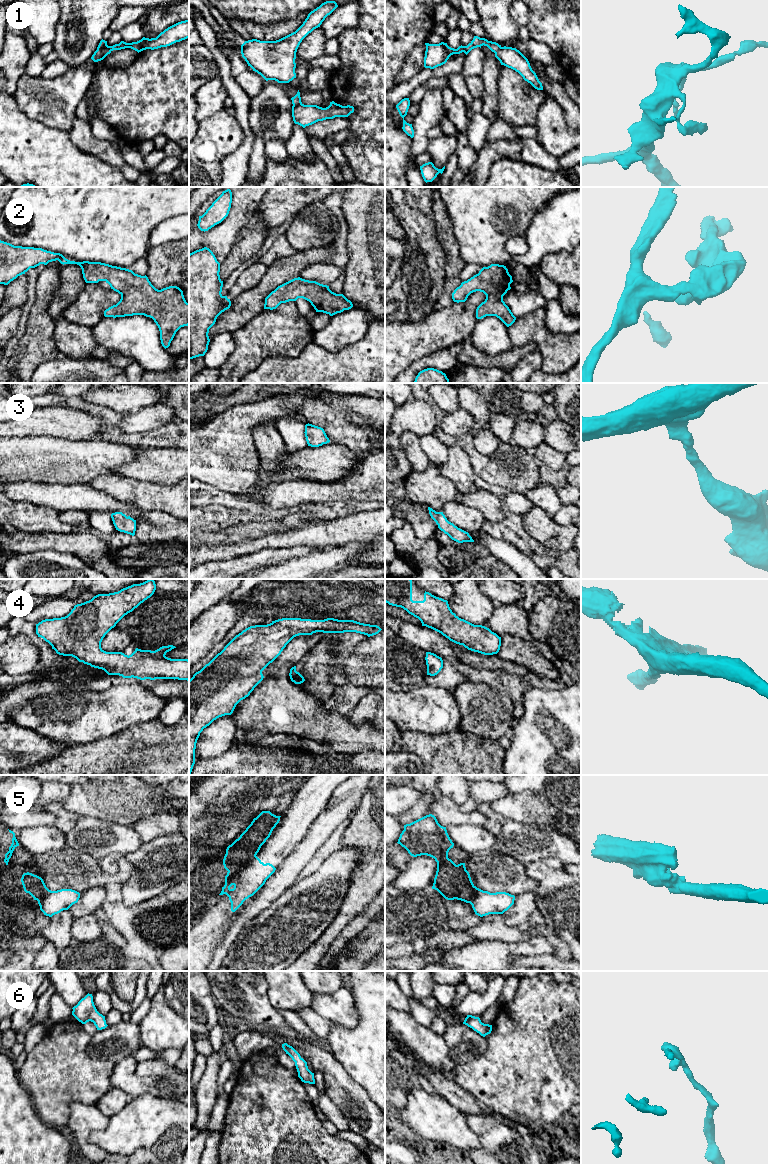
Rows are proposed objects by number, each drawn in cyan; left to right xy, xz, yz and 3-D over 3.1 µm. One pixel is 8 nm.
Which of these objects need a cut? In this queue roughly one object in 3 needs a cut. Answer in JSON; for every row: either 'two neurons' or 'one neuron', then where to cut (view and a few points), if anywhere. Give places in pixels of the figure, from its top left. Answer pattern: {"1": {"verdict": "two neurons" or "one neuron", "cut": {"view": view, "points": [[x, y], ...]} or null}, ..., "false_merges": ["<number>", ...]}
{"1": {"verdict": "two neurons", "cut": {"view": "xy", "points": [[107, 45], [97, 49]]}}, "2": {"verdict": "one neuron", "cut": null}, "3": {"verdict": "one neuron", "cut": null}, "4": {"verdict": "one neuron", "cut": null}, "5": {"verdict": "two neurons", "cut": {"view": "xz", "points": [[255, 855], [237, 873], [233, 880], [224, 886]]}}, "6": {"verdict": "one neuron", "cut": null}, "false_merges": ["1", "5"]}

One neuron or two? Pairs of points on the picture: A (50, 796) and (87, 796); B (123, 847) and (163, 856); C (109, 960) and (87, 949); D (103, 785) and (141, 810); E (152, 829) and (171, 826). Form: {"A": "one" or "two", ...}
{"A": "two", "B": "two", "C": "one", "D": "one", "E": "one"}

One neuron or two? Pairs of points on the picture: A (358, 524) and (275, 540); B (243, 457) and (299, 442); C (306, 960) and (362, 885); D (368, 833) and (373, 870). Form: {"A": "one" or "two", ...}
{"A": "one", "B": "two", "C": "one", "D": "one"}

